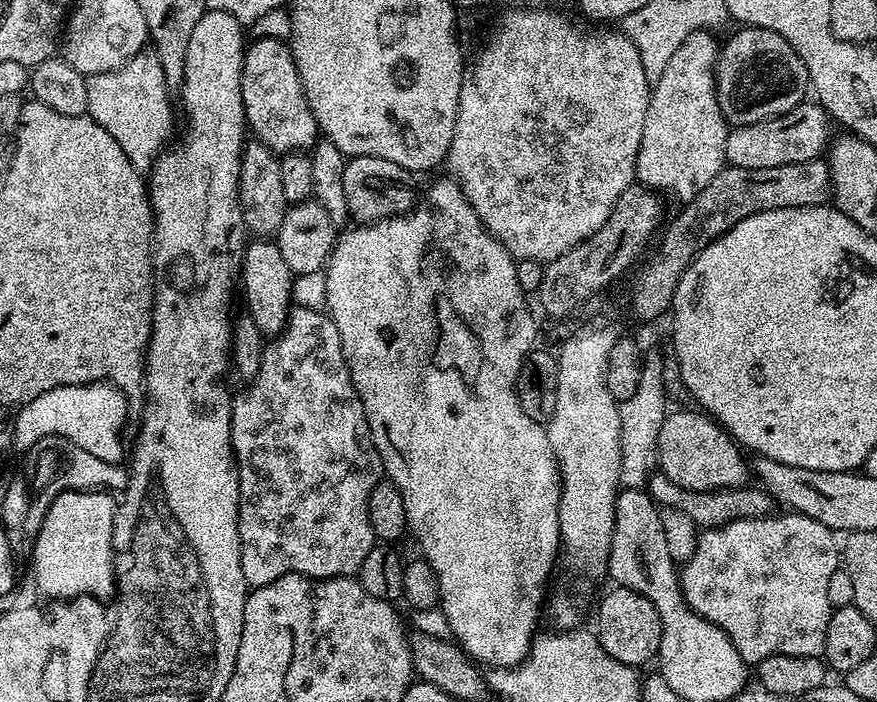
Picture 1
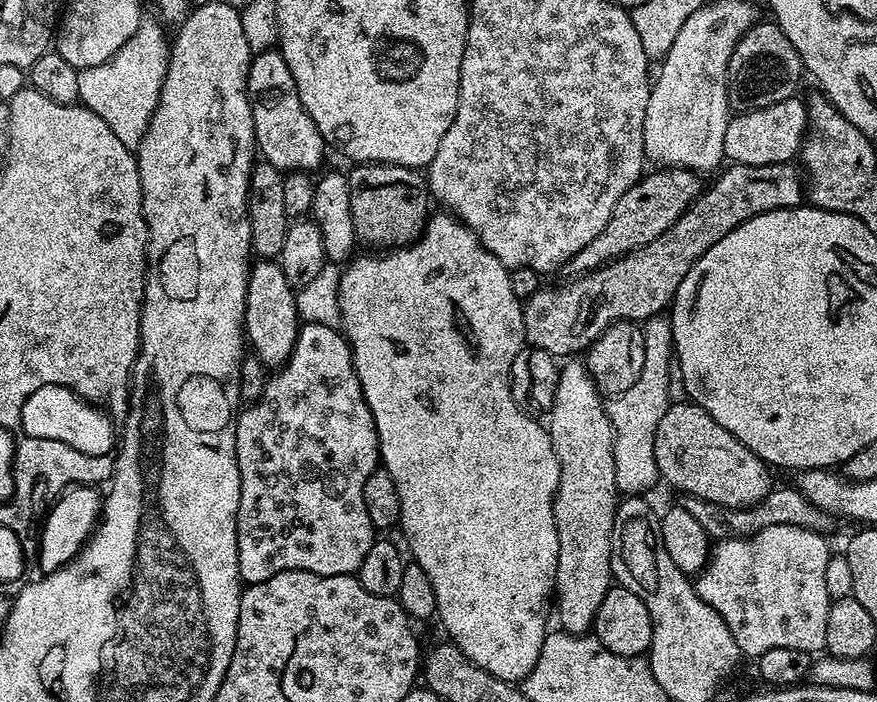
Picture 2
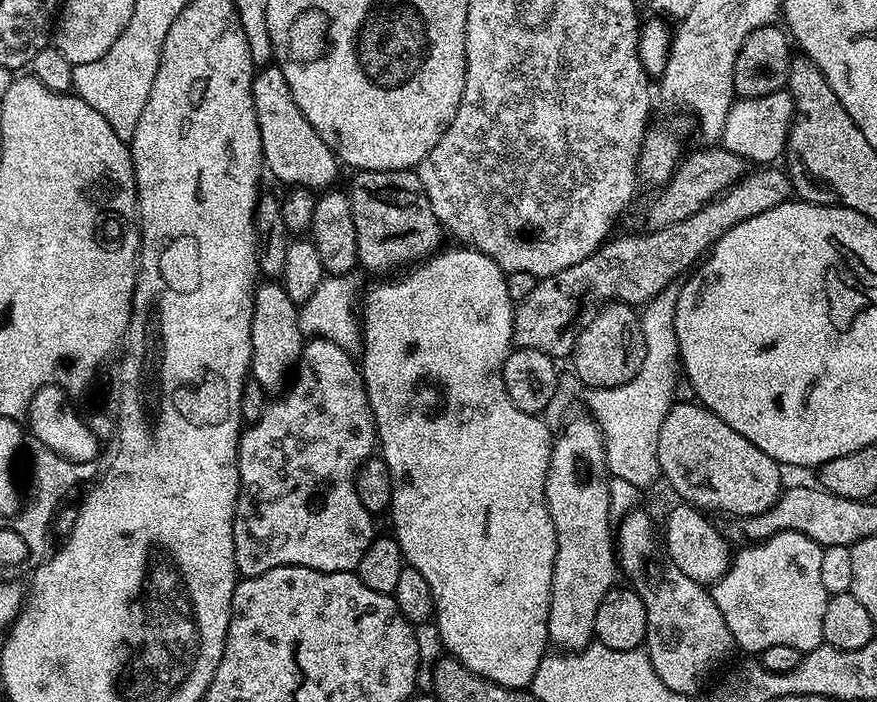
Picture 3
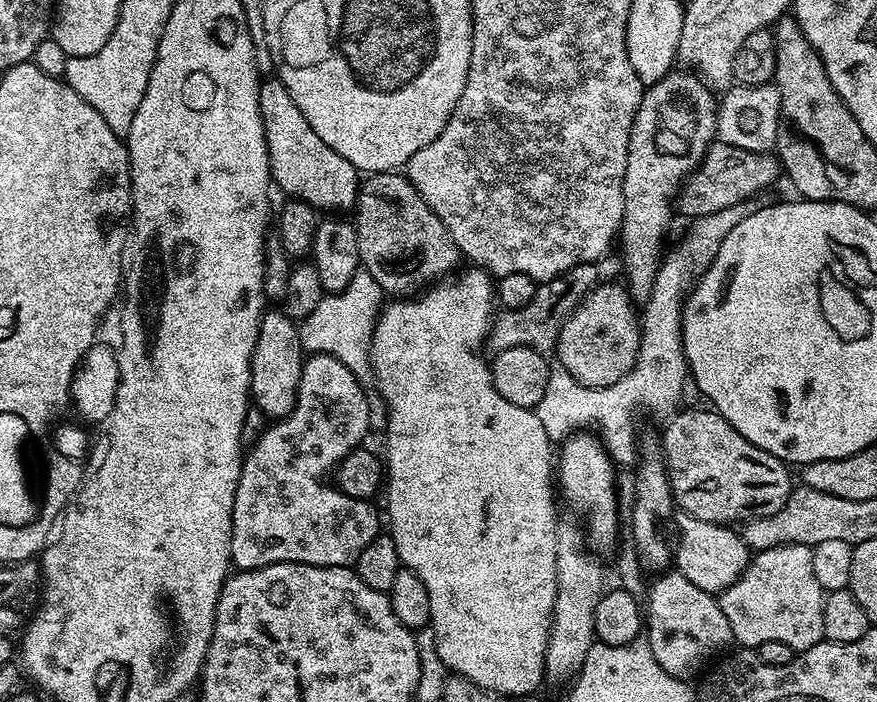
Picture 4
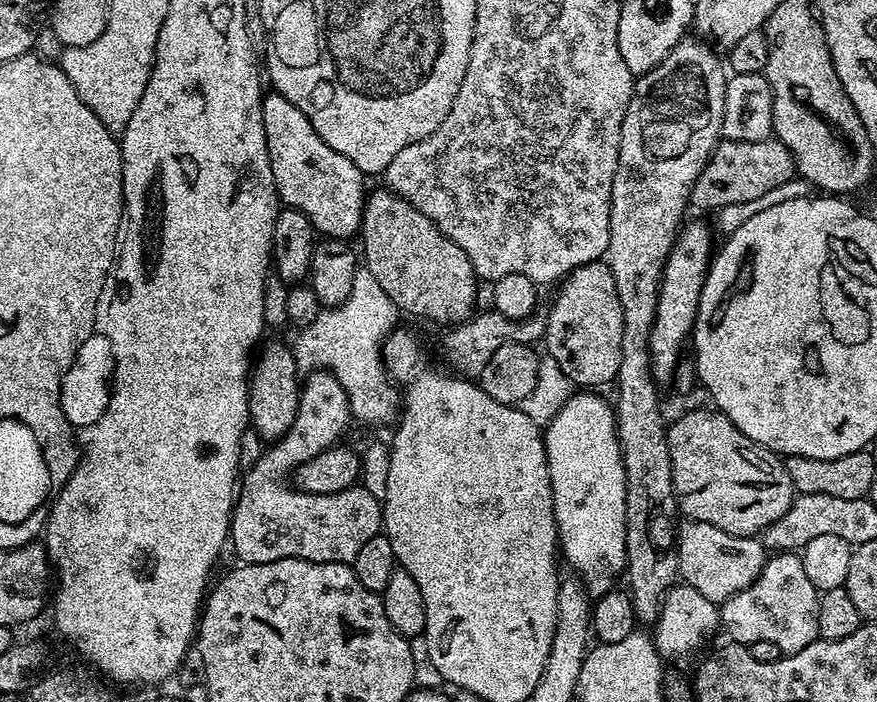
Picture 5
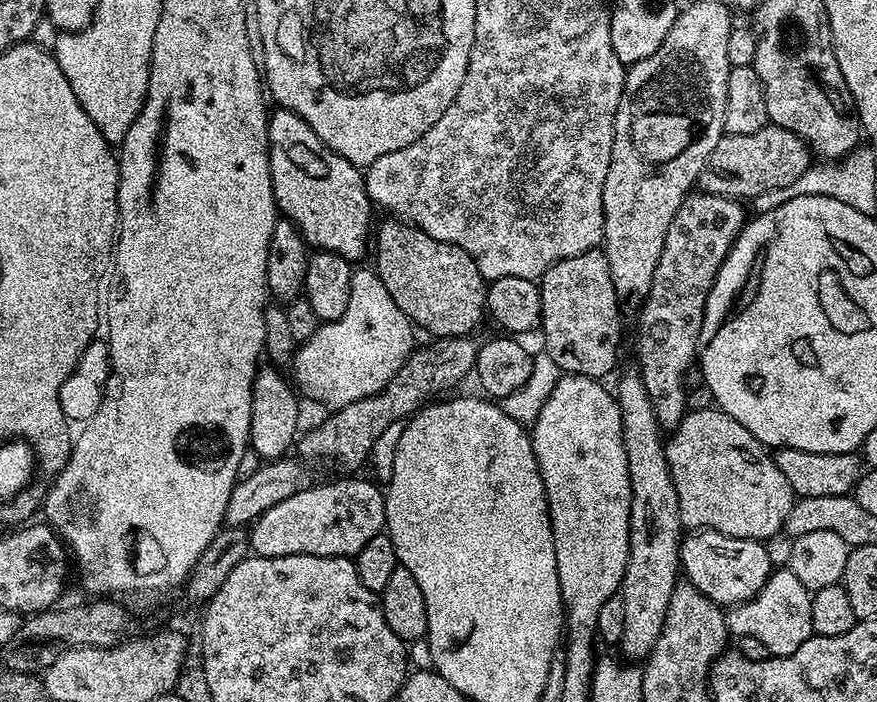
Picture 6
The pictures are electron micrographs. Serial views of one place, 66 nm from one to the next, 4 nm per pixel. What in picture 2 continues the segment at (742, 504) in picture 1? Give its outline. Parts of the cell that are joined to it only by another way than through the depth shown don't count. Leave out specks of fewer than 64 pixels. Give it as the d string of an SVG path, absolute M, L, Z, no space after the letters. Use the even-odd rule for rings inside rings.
M794 486L773 487L766 498L745 508L727 508L721 504L711 504L702 498L686 495L681 495L679 499L679 507L684 508L686 514L691 514L698 522L698 526L702 526L702 530L706 530L709 538L716 542L753 536L758 534L758 530L766 530L766 526L802 526L806 530L828 534L834 524L834 518L829 512L818 510L818 506L810 503Z

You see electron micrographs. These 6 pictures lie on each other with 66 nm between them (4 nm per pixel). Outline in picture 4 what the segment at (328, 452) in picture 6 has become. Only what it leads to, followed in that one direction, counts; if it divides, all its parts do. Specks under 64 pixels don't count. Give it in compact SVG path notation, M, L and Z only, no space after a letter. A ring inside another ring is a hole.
M605 254L590 264L579 264L565 272L563 276L556 276L553 280L543 281L537 287L534 298L526 302L524 308L509 308L501 311L493 319L492 331L486 340L487 346L492 347L493 353L510 350L514 346L526 346L539 352L548 354L556 347L556 339L564 319L572 314L577 304L601 282L612 282L621 275L622 261L619 255Z

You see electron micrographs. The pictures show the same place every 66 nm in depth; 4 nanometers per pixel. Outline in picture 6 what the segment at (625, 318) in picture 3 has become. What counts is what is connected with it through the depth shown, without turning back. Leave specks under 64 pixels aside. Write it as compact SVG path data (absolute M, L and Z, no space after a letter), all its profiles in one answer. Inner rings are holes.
M603 251L583 252L574 258L566 258L550 266L538 281L540 285L540 328L544 332L543 351L560 367L561 373L570 376L604 378L616 364L620 352L620 311L622 305L616 296L614 282L610 278L610 266Z

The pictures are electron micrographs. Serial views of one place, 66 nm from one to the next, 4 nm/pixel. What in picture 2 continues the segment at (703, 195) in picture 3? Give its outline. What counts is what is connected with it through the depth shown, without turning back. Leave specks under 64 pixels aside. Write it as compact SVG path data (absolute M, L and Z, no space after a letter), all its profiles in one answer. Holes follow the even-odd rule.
M689 168L652 171L656 172L649 171L641 175L638 183L630 186L630 190L626 190L622 198L618 198L618 206L614 206L614 214L610 214L610 222L606 222L602 234L598 234L598 238L594 238L590 246L582 246L582 250L578 250L578 254L568 260L566 268L567 271L572 271L573 277L593 272L610 260L618 260L627 252L654 242L654 238L666 234L666 230L670 230L670 226L674 226L674 222L678 222L678 218L682 218L682 214L700 197L701 177Z

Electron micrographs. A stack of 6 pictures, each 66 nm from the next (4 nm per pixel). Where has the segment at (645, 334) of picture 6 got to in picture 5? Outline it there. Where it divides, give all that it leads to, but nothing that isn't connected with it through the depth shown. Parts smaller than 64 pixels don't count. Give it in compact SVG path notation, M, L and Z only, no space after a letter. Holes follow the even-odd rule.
M685 223L681 227L676 244L668 256L664 272L660 276L660 293L656 303L656 320L648 335L648 354L652 366L652 379L657 385L671 385L676 375L676 366L682 359L680 347L691 337L696 324L700 291L706 282L709 263L714 255L712 234L700 224Z

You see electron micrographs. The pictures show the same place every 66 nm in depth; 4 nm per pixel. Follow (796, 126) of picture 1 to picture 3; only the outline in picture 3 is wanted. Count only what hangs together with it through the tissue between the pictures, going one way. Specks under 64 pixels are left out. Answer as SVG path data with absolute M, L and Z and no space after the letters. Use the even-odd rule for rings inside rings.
M788 91L762 94L762 98L740 98L726 114L726 126L720 140L722 147L738 154L745 162L756 166L768 166L785 155L788 146L788 131L792 125L794 102Z

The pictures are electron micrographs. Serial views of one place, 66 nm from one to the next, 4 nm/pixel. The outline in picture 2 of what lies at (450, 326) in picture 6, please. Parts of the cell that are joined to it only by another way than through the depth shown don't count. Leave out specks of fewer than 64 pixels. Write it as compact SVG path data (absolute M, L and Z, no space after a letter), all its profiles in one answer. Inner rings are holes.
M360 162L353 172L347 173L350 186L350 214L354 214L354 230L357 241L361 245L369 244L372 250L391 250L416 240L430 215L430 193L425 177L419 171L401 168L398 164L377 164L375 162Z

